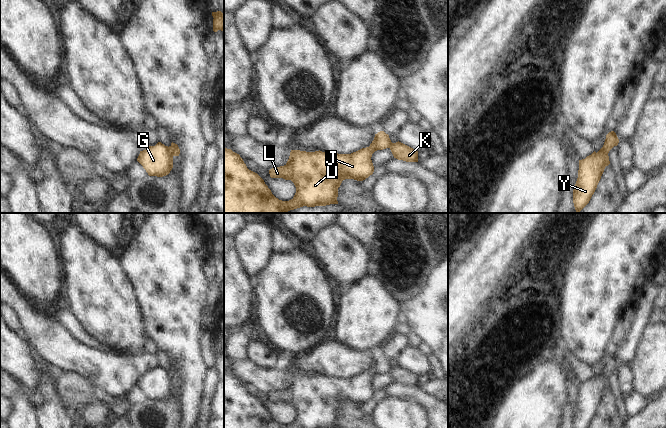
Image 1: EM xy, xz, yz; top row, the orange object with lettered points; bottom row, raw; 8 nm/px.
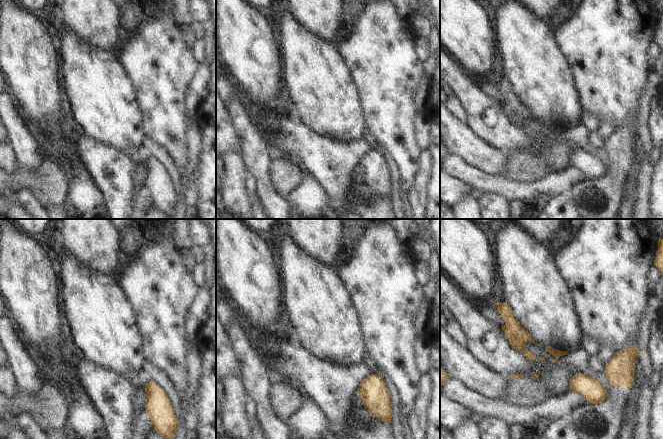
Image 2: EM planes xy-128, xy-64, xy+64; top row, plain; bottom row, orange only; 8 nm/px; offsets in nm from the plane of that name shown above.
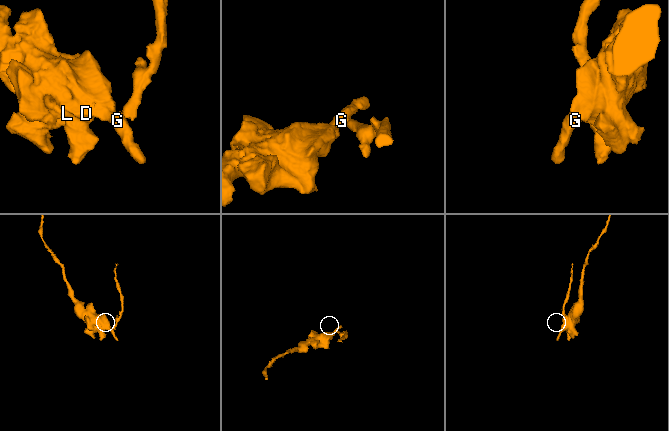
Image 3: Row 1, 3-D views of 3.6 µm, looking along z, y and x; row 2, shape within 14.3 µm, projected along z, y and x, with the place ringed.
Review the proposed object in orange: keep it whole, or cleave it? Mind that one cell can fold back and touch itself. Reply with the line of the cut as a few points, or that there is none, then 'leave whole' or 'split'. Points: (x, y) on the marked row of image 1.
cut xy (168, 147), (172, 156); split

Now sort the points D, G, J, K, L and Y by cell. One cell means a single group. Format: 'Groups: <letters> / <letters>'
Groups: D G J L Y / K.

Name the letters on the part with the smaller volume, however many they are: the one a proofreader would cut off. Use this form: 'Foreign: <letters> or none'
Foreign: K.

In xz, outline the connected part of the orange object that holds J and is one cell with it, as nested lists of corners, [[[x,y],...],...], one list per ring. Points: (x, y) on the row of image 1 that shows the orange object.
[[[384,131],[375,134],[369,147],[362,148],[351,154],[336,152],[306,152],[291,150],[289,159],[284,166],[269,170],[271,178],[291,180],[296,193],[289,201],[276,198],[264,180],[255,172],[249,170],[239,154],[224,147],[224,213],[287,213],[303,206],[315,207],[338,204],[338,188],[345,179],[363,181],[374,172],[371,160],[377,150],[390,148],[392,142]]]

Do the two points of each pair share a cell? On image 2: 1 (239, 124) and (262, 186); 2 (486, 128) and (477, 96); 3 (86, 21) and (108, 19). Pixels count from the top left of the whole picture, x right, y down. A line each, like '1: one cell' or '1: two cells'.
1: one cell
2: one cell
3: one cell

